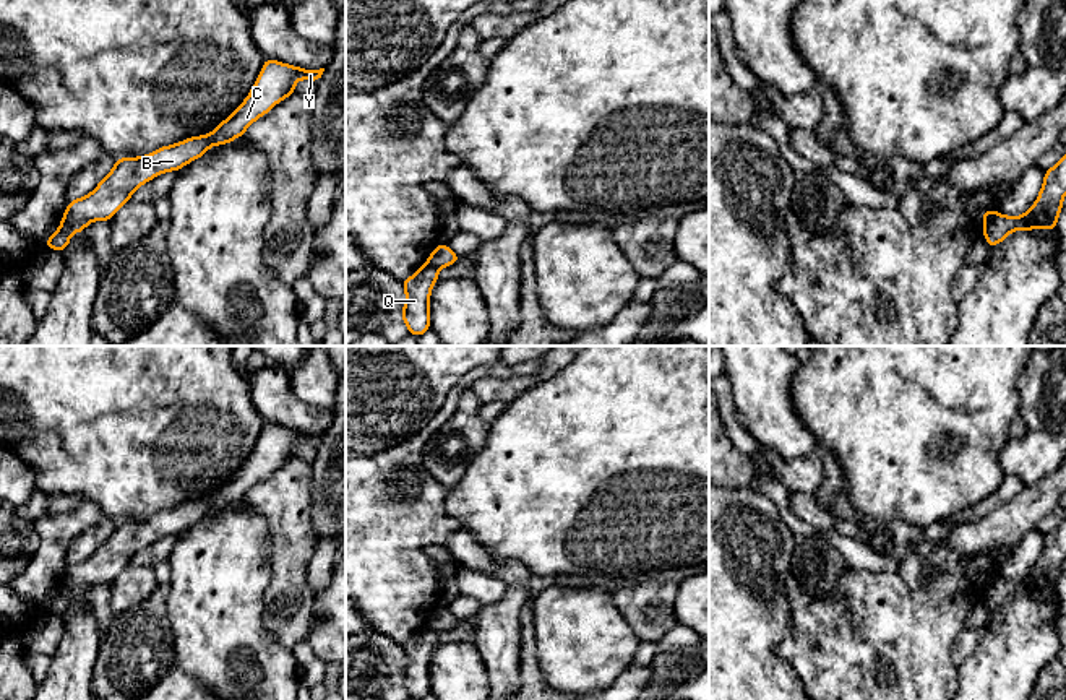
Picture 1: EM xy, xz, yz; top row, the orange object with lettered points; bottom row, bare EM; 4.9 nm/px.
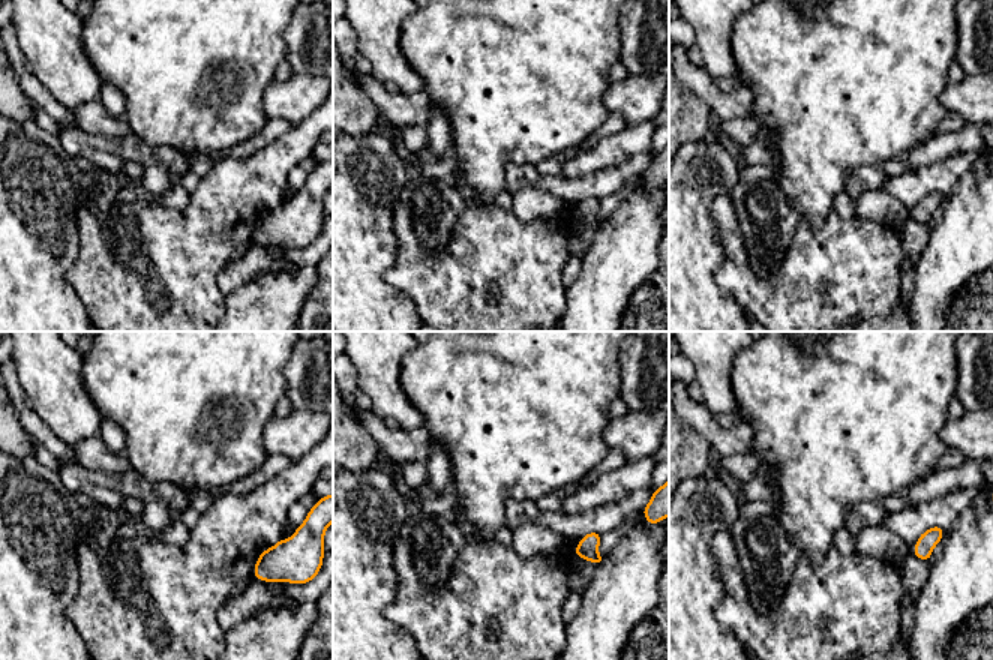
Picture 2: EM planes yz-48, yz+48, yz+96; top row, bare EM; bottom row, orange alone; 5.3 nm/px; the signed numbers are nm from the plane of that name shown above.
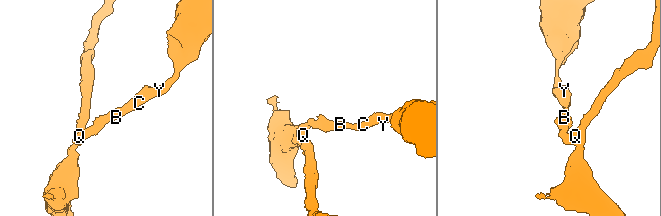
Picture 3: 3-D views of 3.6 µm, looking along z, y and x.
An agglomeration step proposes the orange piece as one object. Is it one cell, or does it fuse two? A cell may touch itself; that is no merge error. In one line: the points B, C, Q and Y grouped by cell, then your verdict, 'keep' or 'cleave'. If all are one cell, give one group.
groups B C Y / Q; cleave

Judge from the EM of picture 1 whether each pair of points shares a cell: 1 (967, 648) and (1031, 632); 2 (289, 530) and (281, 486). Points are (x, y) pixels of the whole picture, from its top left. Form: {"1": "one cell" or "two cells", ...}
{"1": "two cells", "2": "one cell"}

